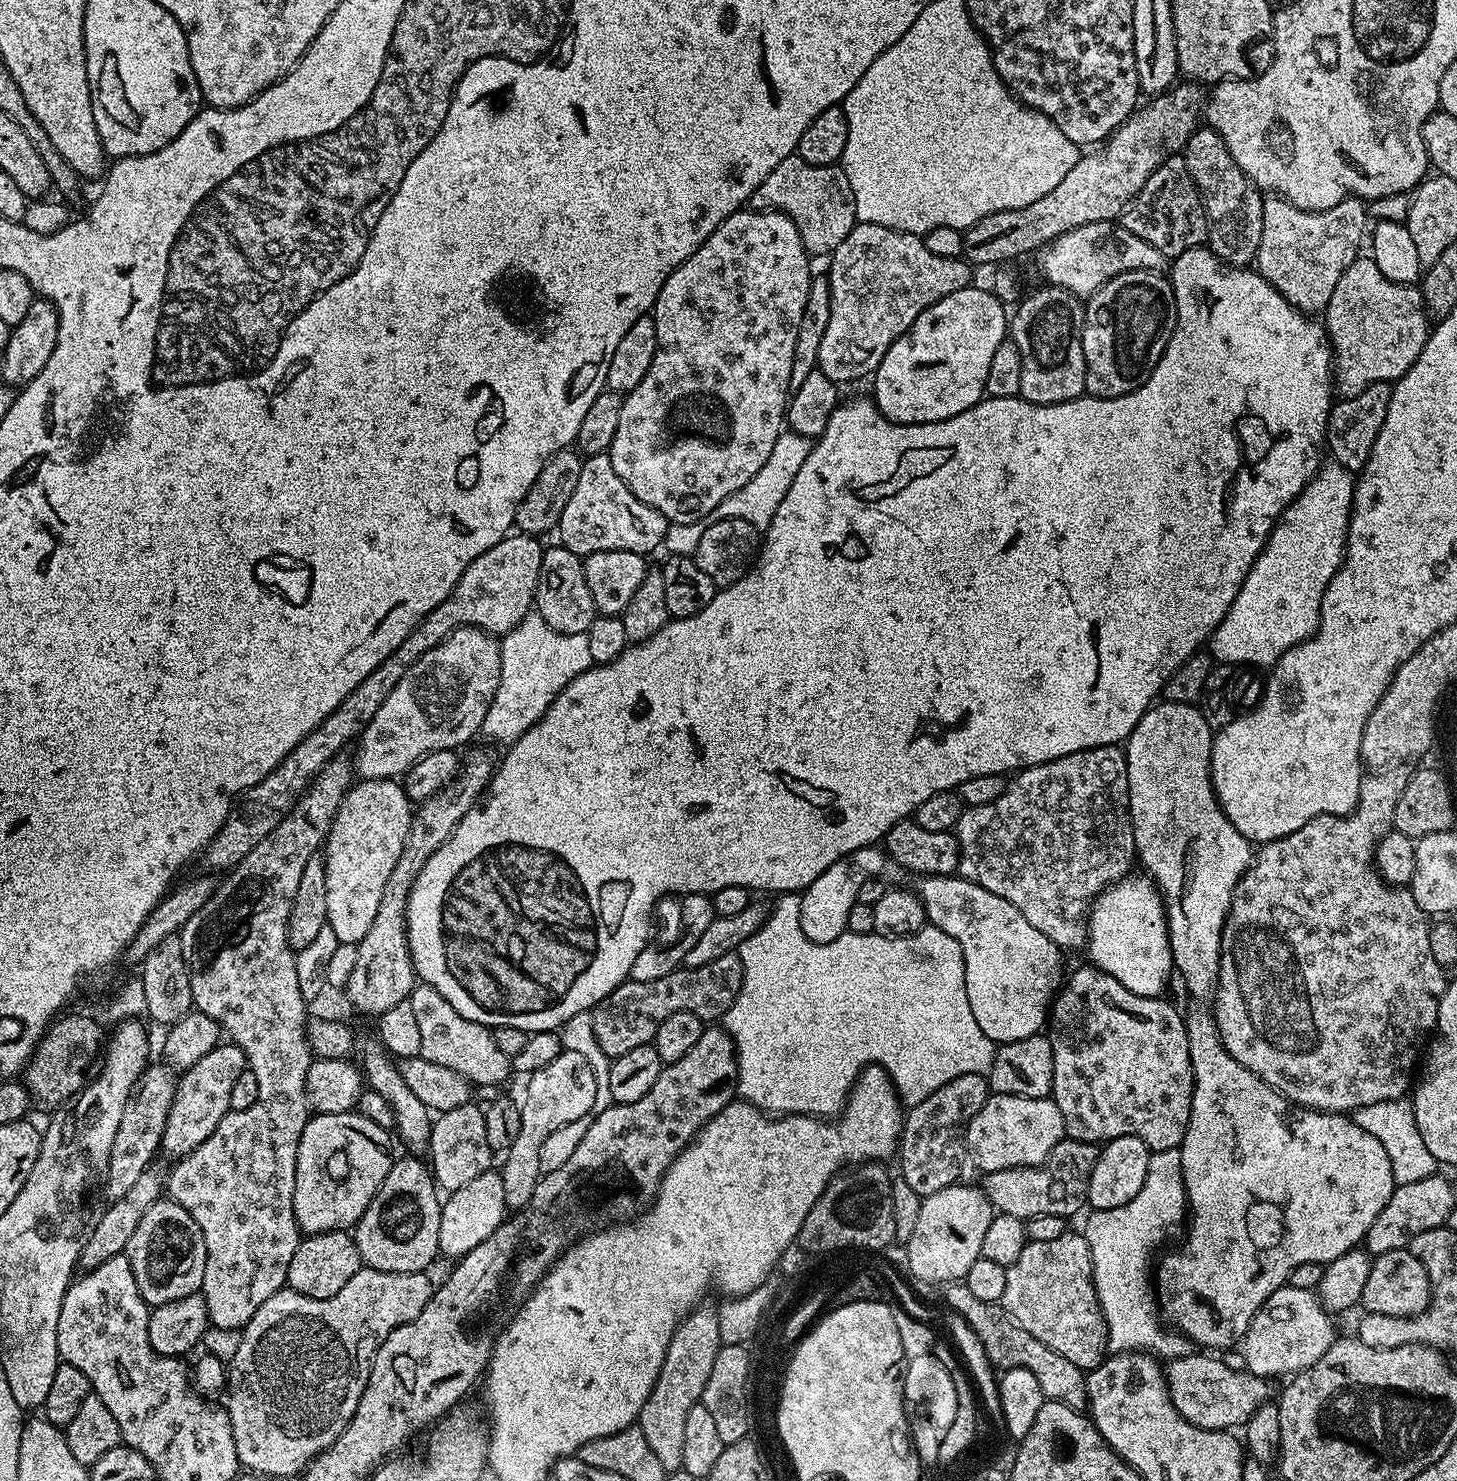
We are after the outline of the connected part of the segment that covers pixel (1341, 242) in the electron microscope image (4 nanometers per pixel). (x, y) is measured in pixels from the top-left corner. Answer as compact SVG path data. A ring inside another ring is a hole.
M1269 195L1262 206L1262 242L1256 251L1255 271L1266 278L1266 282L1270 282L1270 286L1274 286L1278 294L1282 294L1282 298L1286 298L1286 302L1290 302L1290 306L1299 312L1323 313L1334 294L1334 286L1338 286L1338 278L1342 278L1342 274L1346 274L1349 266L1361 255L1360 243L1366 240L1364 223L1367 220L1370 220L1370 216L1365 201L1359 198L1338 202L1338 206L1330 206L1330 210L1307 212L1280 196Z

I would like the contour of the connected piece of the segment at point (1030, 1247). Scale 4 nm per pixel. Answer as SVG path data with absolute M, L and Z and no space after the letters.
M1066 1230L1050 1242L1029 1240L1022 1254L1018 1254L1018 1262L1011 1264L1007 1270L1002 1306L1016 1324L1022 1326L1022 1330L1026 1330L1026 1334L1034 1334L1038 1342L1050 1346L1050 1350L1062 1354L1079 1368L1091 1370L1104 1361L1108 1346L1108 1331L1098 1302L1096 1287L1092 1281L1090 1246L1084 1235L1079 1231Z

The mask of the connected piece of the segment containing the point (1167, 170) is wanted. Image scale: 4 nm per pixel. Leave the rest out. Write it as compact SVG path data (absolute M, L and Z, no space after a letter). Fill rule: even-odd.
M1172 154L1146 178L1146 186L1124 210L1122 227L1130 230L1142 242L1150 242L1166 258L1182 256L1186 250L1199 248L1208 239L1208 220L1204 216L1204 203L1186 170L1183 155Z

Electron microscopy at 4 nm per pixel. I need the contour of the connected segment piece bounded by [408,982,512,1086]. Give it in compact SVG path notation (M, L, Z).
M417 983L411 996L410 1006L414 1006L414 1015L418 1018L418 1031L422 1037L422 1050L419 1056L434 1062L438 1066L450 1066L450 1070L458 1070L458 1074L471 1080L473 1085L500 1084L512 1072L510 1057L498 1050L492 1037L492 1029L478 1022L470 1022L470 1018L462 1018L438 990L429 984Z

